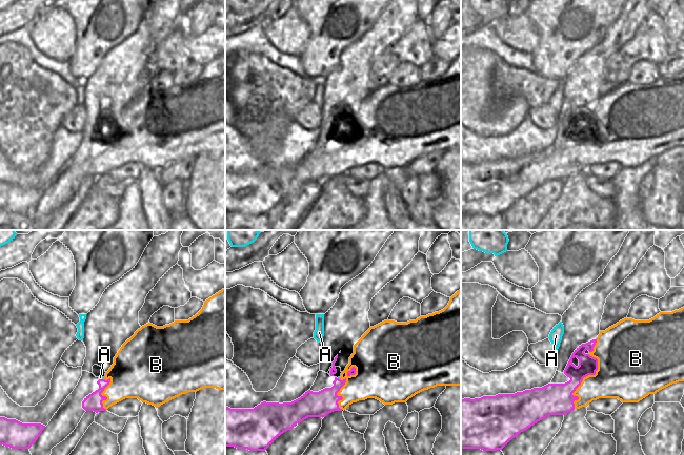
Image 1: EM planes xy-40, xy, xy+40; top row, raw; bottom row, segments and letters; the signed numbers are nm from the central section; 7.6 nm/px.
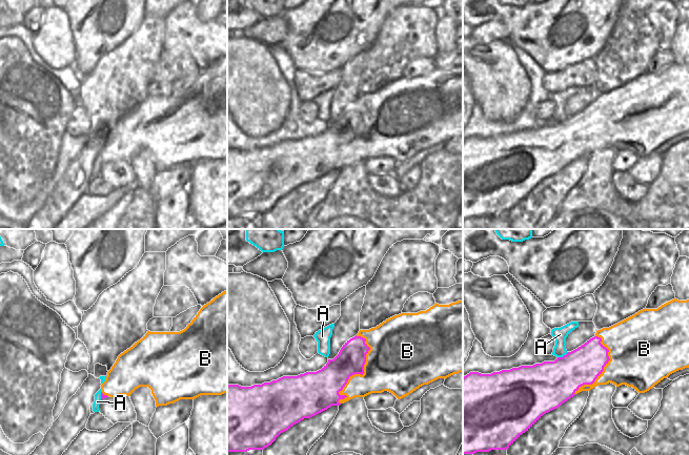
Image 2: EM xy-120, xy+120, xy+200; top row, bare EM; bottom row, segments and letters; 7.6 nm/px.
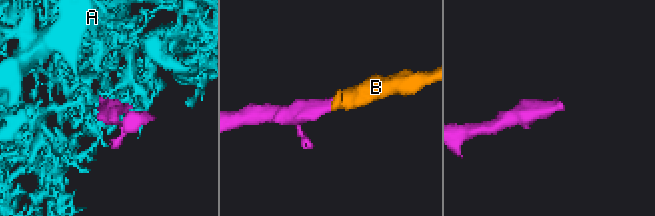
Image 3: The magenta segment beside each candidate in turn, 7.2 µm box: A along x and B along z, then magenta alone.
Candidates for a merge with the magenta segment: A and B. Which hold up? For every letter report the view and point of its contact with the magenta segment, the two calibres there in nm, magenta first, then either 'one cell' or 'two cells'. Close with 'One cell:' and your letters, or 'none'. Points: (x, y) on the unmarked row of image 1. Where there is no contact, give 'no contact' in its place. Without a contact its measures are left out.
A: xy-40 (101, 144) | 130/20 nm | two cells
B: xy+40 (583, 142) | 240/320 nm | one cell
One cell: B

